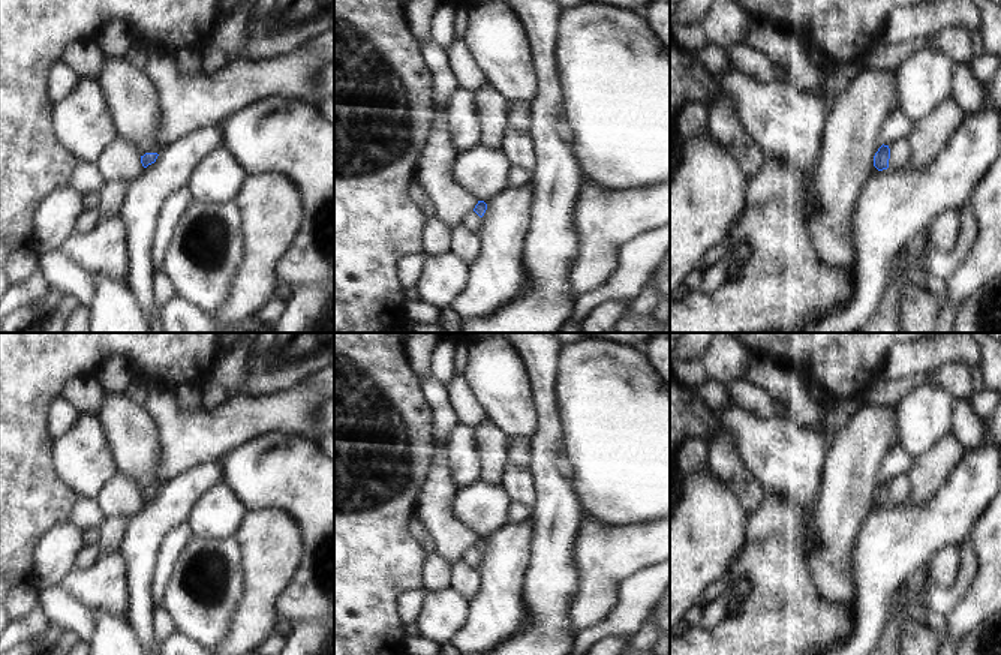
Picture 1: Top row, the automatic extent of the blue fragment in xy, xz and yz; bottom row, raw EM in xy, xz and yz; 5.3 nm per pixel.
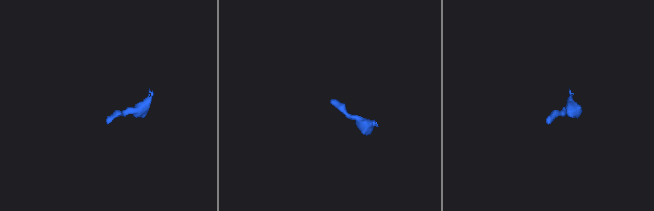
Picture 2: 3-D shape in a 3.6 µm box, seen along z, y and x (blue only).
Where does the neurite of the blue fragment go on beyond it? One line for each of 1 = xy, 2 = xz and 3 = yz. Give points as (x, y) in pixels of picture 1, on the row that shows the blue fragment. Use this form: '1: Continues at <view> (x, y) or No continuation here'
1: No continuation here
2: No continuation here
3: No continuation here.

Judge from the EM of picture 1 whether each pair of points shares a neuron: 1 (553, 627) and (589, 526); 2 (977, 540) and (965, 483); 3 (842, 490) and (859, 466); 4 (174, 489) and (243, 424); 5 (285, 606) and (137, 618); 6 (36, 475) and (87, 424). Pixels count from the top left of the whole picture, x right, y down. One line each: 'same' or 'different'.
1: different
2: different
3: same
4: different
5: different
6: different

